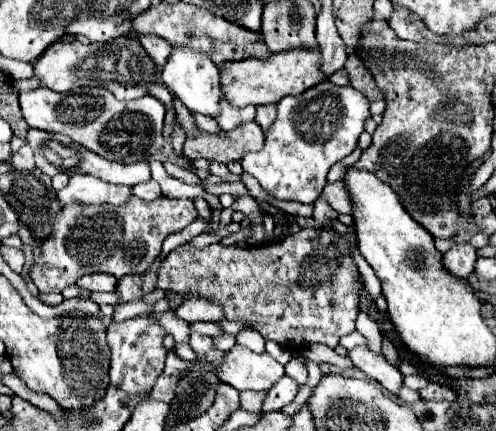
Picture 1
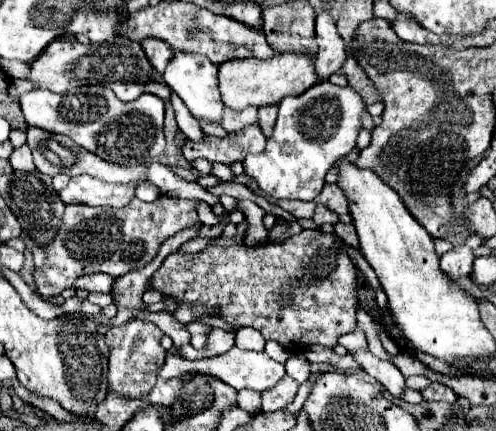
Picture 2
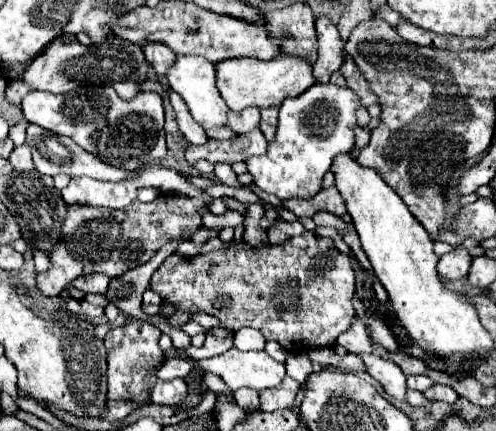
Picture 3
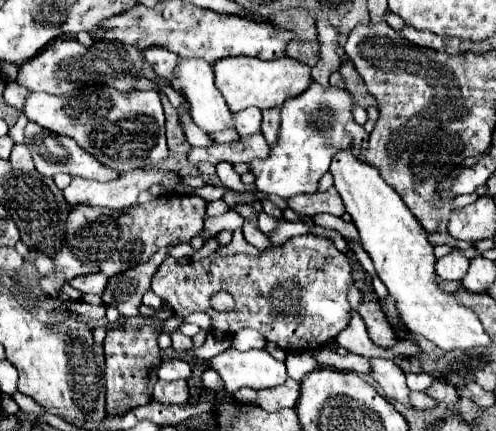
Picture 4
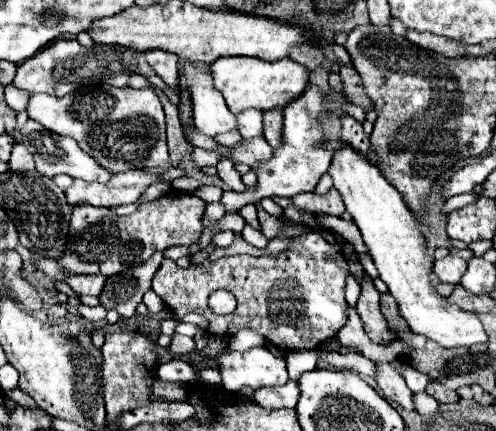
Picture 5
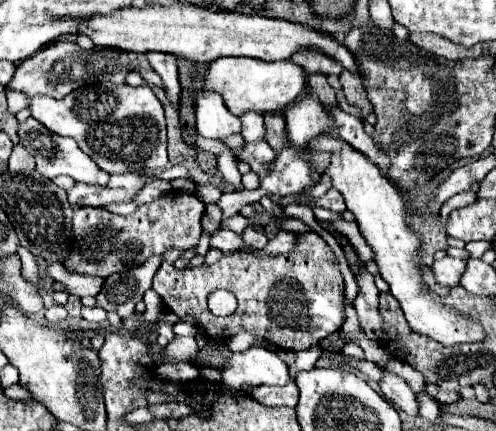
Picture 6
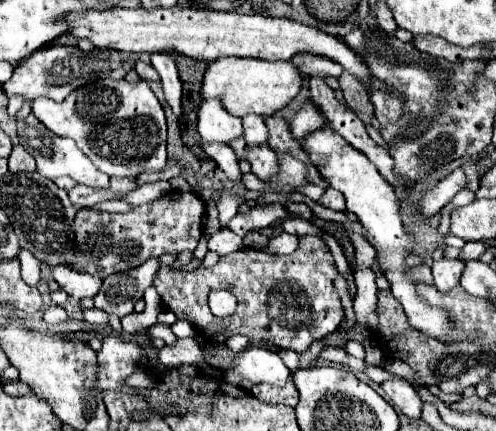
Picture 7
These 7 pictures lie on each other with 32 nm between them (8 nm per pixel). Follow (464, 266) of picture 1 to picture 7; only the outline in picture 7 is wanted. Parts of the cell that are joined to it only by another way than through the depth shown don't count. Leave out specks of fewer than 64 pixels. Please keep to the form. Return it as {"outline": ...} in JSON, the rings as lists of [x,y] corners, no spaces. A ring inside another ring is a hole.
{"outline":[[[442,258],[432,264],[432,276],[434,284],[442,292],[450,292],[454,286],[458,286],[460,276],[464,270],[464,262],[458,258]]]}

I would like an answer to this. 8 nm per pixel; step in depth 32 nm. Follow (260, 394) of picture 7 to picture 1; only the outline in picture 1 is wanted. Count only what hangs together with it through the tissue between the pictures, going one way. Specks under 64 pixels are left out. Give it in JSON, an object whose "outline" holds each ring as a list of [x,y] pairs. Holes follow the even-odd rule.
{"outline":[[[284,376],[276,386],[272,386],[272,388],[268,390],[268,396],[266,396],[266,400],[264,400],[262,412],[280,410],[282,406],[290,404],[290,402],[296,398],[296,392],[298,392],[298,384],[296,384],[292,378]]]}

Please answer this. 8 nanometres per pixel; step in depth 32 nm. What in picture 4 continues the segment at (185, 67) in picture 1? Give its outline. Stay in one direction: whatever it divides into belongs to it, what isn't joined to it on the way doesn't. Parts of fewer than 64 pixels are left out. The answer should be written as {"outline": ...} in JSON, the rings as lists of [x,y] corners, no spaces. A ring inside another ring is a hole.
{"outline":[[[180,58],[180,62],[176,64],[176,72],[172,74],[170,86],[186,98],[194,122],[196,122],[206,134],[216,132],[216,130],[224,130],[224,128],[230,128],[230,126],[232,126],[230,110],[228,110],[228,106],[226,106],[222,94],[220,94],[218,88],[214,86],[214,70],[212,70],[212,64],[208,64],[206,60],[196,60],[196,58],[184,60],[184,58]]]}

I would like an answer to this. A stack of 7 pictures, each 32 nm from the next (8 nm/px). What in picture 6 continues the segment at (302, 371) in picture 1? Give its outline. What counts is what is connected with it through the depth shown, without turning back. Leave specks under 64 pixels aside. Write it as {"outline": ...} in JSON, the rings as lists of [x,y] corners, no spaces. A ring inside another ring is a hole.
{"outline":[[[314,346],[314,348],[304,350],[304,352],[294,352],[294,362],[288,366],[290,368],[290,376],[294,378],[302,370],[312,370],[320,356],[322,356],[322,348],[320,346]]]}

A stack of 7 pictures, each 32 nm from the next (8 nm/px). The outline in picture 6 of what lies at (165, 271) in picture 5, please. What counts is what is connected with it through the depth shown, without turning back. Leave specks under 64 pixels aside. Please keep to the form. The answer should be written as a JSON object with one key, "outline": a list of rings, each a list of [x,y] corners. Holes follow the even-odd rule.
{"outline":[[[316,232],[298,234],[294,250],[278,256],[254,256],[246,252],[226,254],[216,264],[198,268],[176,268],[162,262],[154,276],[152,288],[164,304],[178,316],[194,314],[200,318],[202,330],[210,338],[226,340],[240,330],[256,332],[262,340],[272,342],[282,350],[308,350],[330,334],[338,332],[344,316],[344,278],[332,248]],[[224,288],[238,298],[238,308],[232,316],[216,318],[208,306],[208,294]]]}

